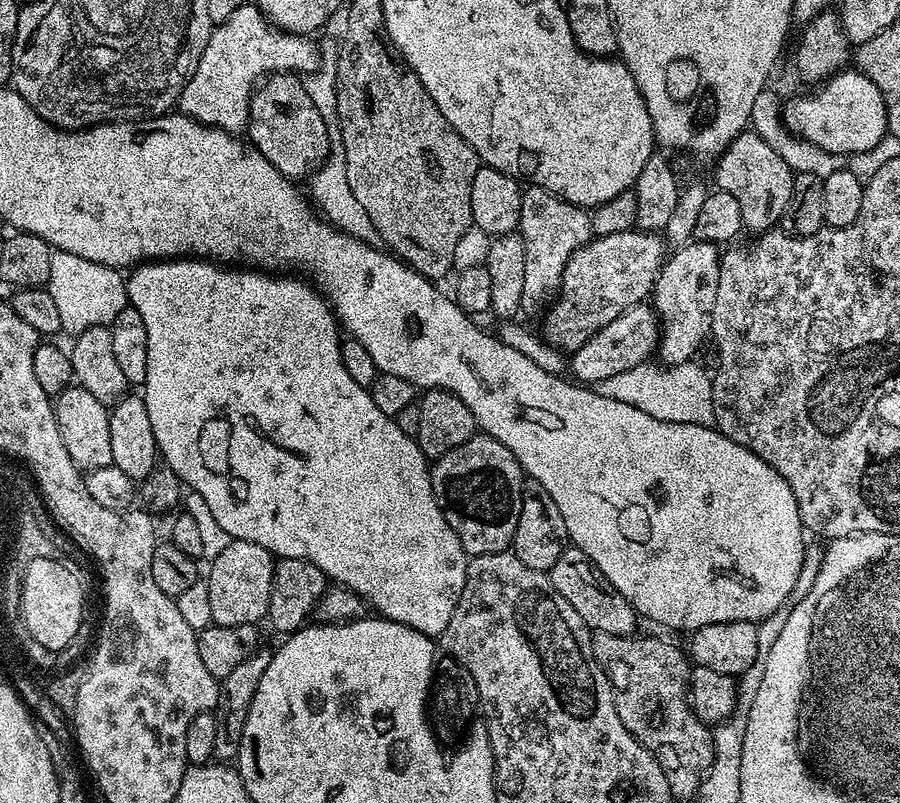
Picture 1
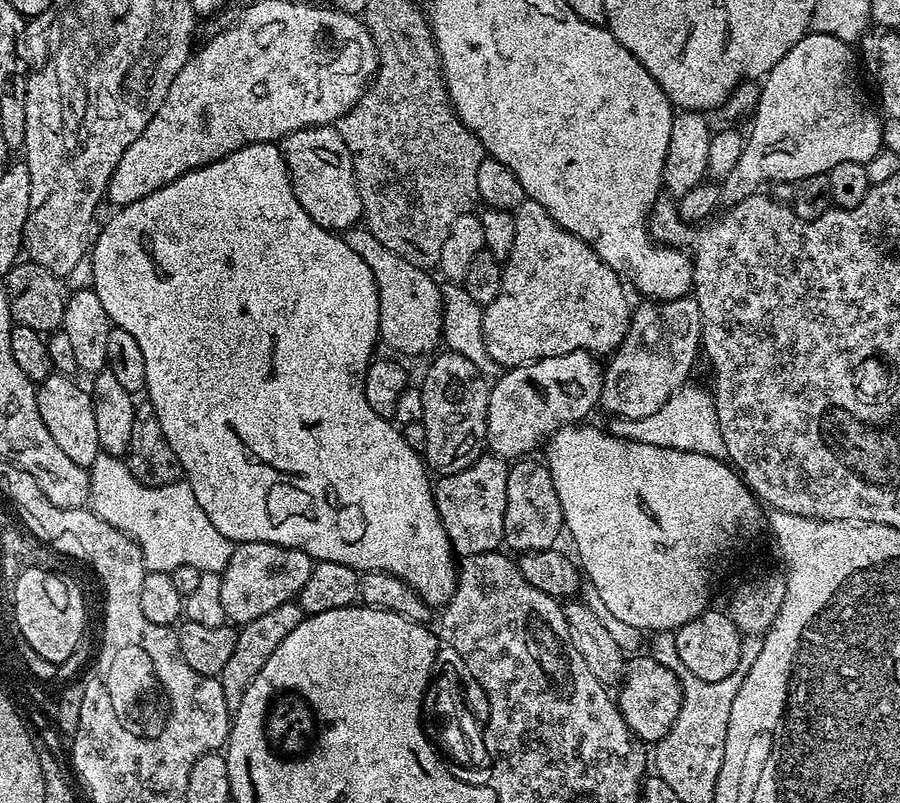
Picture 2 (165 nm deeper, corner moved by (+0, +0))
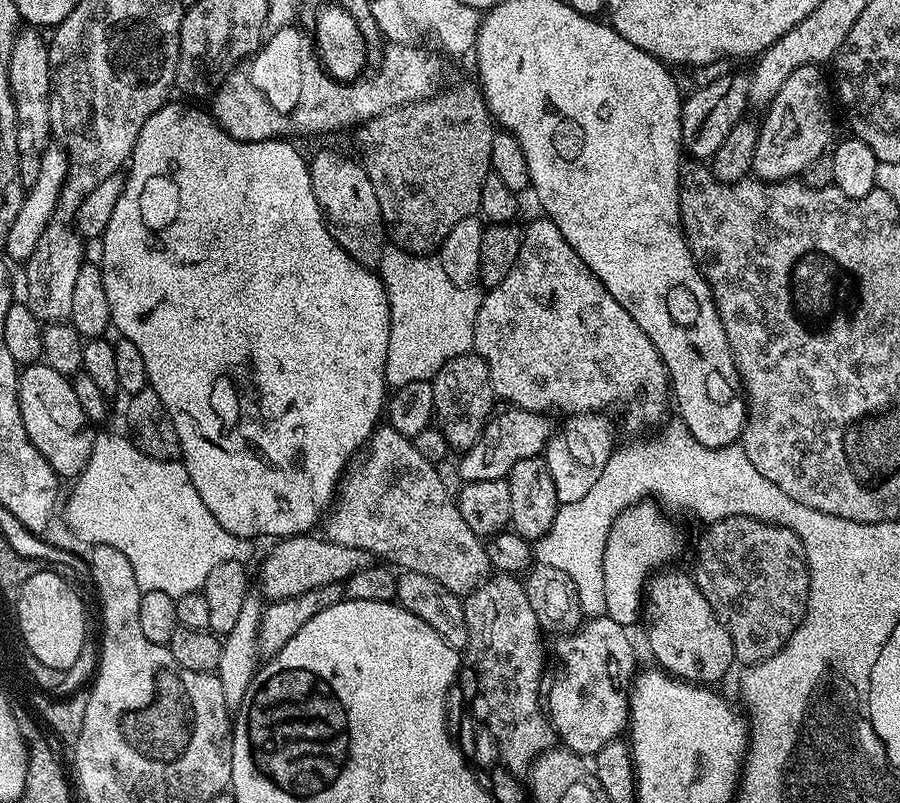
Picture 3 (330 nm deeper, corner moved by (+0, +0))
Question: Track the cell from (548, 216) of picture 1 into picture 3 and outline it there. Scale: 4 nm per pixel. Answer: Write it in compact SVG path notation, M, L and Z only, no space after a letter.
M539 219L530 221L528 229L526 227L523 229L518 258L514 262L513 268L510 269L510 274L506 274L506 278L502 278L502 282L497 288L487 289L480 301L472 346L476 355L484 359L490 370L493 393L499 399L501 396L504 402L511 407L525 408L531 412L545 414L553 414L552 412L564 412L563 414L595 412L600 414L608 410L604 408L610 407L611 404L624 404L625 410L628 411L624 416L624 424L632 431L632 434L644 434L649 430L659 429L665 419L664 411L670 408L670 385L664 359L658 354L654 342L650 342L650 338L646 338L642 326L638 326L638 322L634 322L634 318L630 318L627 310L612 297L610 290L606 290L606 286L590 270L590 266L586 266L586 262L582 262L582 258L578 258L578 254L570 246L570 242L566 242L566 238L562 238L562 230L558 230L558 226L554 226L552 220Z

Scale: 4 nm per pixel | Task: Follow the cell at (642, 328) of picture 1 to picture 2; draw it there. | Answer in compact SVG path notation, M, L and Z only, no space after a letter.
M582 350L558 354L554 358L531 360L528 364L520 364L517 368L501 371L488 389L487 447L495 455L502 456L509 462L535 453L532 451L536 447L539 449L552 433L568 424L583 421L592 411L597 411L603 385L604 368L601 361L593 353Z

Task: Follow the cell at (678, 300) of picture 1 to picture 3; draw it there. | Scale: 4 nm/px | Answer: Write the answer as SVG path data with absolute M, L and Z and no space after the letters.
M595 412L569 415L565 419L568 421L561 428L559 425L548 440L544 457L561 504L581 499L598 482L610 454L615 451L616 432L606 417L607 415Z

